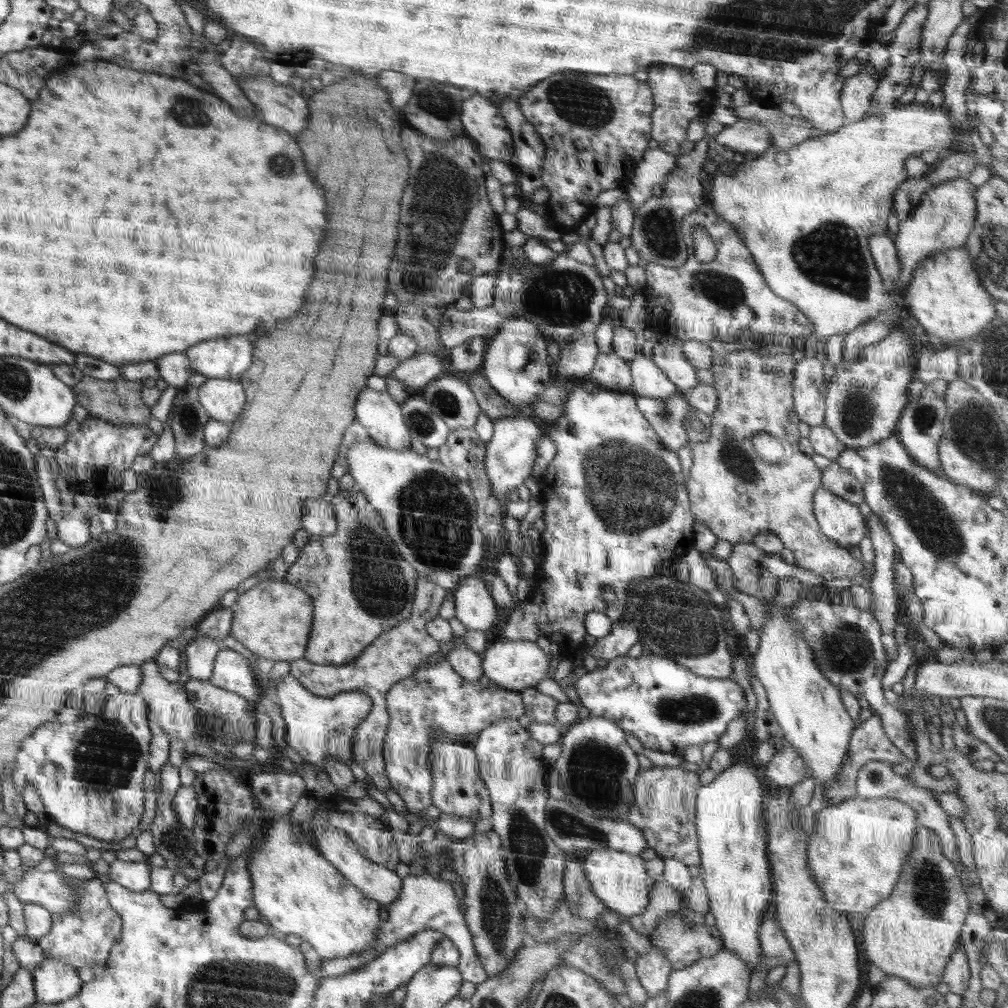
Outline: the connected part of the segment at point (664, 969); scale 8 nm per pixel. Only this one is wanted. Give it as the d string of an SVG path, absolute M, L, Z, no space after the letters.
M652 945L648 953L636 959L634 970L650 998L668 990L668 976L674 971L668 962L667 956L656 945Z

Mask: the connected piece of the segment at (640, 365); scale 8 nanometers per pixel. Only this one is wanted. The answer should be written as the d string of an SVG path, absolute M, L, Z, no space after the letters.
M636 355L629 361L631 390L643 397L665 398L675 395L677 386L660 370L660 367L645 355Z

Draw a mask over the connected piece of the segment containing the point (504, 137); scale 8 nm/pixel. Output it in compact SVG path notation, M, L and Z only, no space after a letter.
M479 94L464 96L461 123L485 160L506 162L512 158L512 140L507 122L497 105Z

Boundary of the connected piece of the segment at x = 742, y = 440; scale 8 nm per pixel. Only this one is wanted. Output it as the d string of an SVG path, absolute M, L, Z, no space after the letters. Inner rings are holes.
M737 347L736 350L733 350L730 354L722 356L721 354L713 354L712 357L712 366L711 370L714 374L714 385L712 385L719 396L718 404L716 411L713 412L711 416L711 424L709 427L709 437L708 440L704 442L691 443L688 445L692 449L693 454L693 466L690 468L688 482L685 483L685 486L688 489L688 496L690 502L690 511L694 516L694 520L697 520L701 524L704 524L708 527L711 532L716 535L716 538L720 540L726 540L732 544L741 542L741 543L750 543L758 534L761 533L772 533L775 536L778 536L783 542L784 548L791 550L794 553L796 558L794 565L814 571L816 575L820 575L825 582L828 580L834 580L834 578L848 578L853 584L864 586L866 590L871 588L871 580L865 577L865 574L862 574L864 568L862 568L862 561L855 560L850 555L848 549L840 548L839 544L834 543L832 540L829 540L820 530L819 525L814 517L813 512L813 498L816 494L816 490L821 488L821 469L816 466L812 459L806 455L804 452L801 452L798 449L798 440L800 440L800 433L798 431L798 424L801 420L795 413L795 408L793 405L793 380L794 380L794 371L795 371L795 360L791 354L776 354L770 355L763 353L761 351L753 351L750 349L744 349L742 347ZM756 434L769 434L777 438L777 440L782 444L784 449L784 454L782 459L778 463L768 463L762 460L758 453L754 450L752 445L752 437Z

